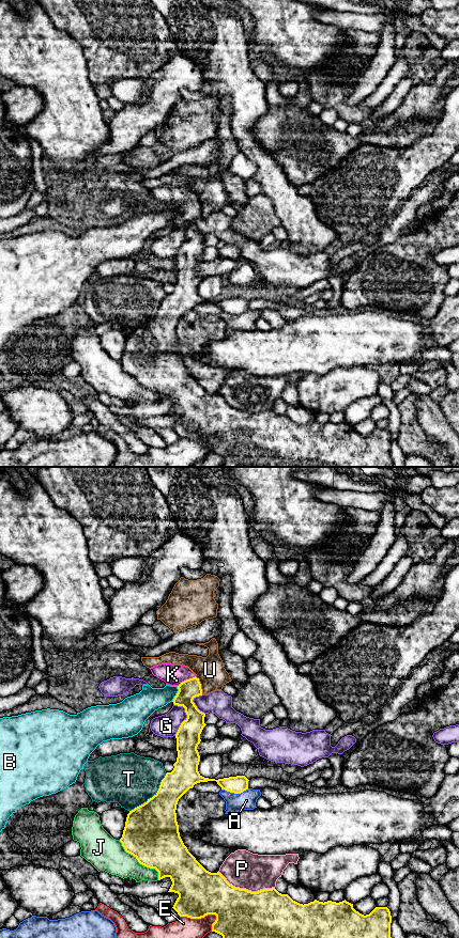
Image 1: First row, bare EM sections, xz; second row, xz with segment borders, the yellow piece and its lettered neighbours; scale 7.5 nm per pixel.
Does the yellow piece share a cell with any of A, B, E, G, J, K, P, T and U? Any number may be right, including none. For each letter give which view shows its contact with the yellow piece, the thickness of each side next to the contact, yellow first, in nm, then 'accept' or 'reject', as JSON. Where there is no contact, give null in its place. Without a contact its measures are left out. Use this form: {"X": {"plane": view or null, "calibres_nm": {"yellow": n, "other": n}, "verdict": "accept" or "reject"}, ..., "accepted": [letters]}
{"A": {"plane": "xz", "calibres_nm": {"yellow": 130, "other": 140}, "verdict": "reject"}, "B": {"plane": "xz", "calibres_nm": {"yellow": 150, "other": 190}, "verdict": "reject"}, "E": {"plane": "xz", "calibres_nm": {"yellow": 340, "other": 320}, "verdict": "reject"}, "G": {"plane": "xz", "calibres_nm": {"yellow": 180, "other": 180}, "verdict": "reject"}, "J": {"plane": "xz", "calibres_nm": {"yellow": 420, "other": 240}, "verdict": "reject"}, "K": {"plane": "xz", "calibres_nm": {"yellow": 150, "other": 160}, "verdict": "accept"}, "P": {"plane": "xz", "calibres_nm": {"yellow": 460, "other": 280}, "verdict": "reject"}, "T": {"plane": "xz", "calibres_nm": {"yellow": 400, "other": 380}, "verdict": "reject"}, "U": {"plane": "xz", "calibres_nm": {"yellow": 150, "other": 220}, "verdict": "reject"}, "accepted": ["K"]}

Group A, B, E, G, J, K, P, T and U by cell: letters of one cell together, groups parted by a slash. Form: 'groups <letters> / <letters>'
groups A / B / E / G / J / K / P / T / U

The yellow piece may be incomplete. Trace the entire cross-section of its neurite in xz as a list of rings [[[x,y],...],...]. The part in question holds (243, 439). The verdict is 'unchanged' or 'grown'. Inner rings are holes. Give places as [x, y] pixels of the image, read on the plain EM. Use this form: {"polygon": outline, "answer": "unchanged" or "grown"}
{"polygon": [[[162,185],[150,191],[166,206],[178,208],[179,213],[172,223],[185,230],[187,239],[175,255],[178,279],[173,292],[166,295],[152,319],[129,332],[120,363],[125,373],[133,376],[140,386],[155,390],[158,402],[165,398],[171,401],[168,413],[179,416],[172,428],[178,436],[190,440],[215,436],[212,453],[223,457],[221,467],[394,467],[391,458],[392,437],[387,428],[376,428],[364,437],[346,421],[339,424],[315,421],[303,426],[275,409],[258,413],[235,409],[219,393],[211,394],[196,381],[180,358],[175,334],[179,321],[195,306],[208,302],[216,302],[221,311],[241,315],[248,311],[249,301],[245,297],[215,301],[199,295],[200,277],[197,268],[206,247],[205,235],[193,223],[196,218],[202,217],[199,200],[188,188],[181,186]]], "answer": "grown"}

